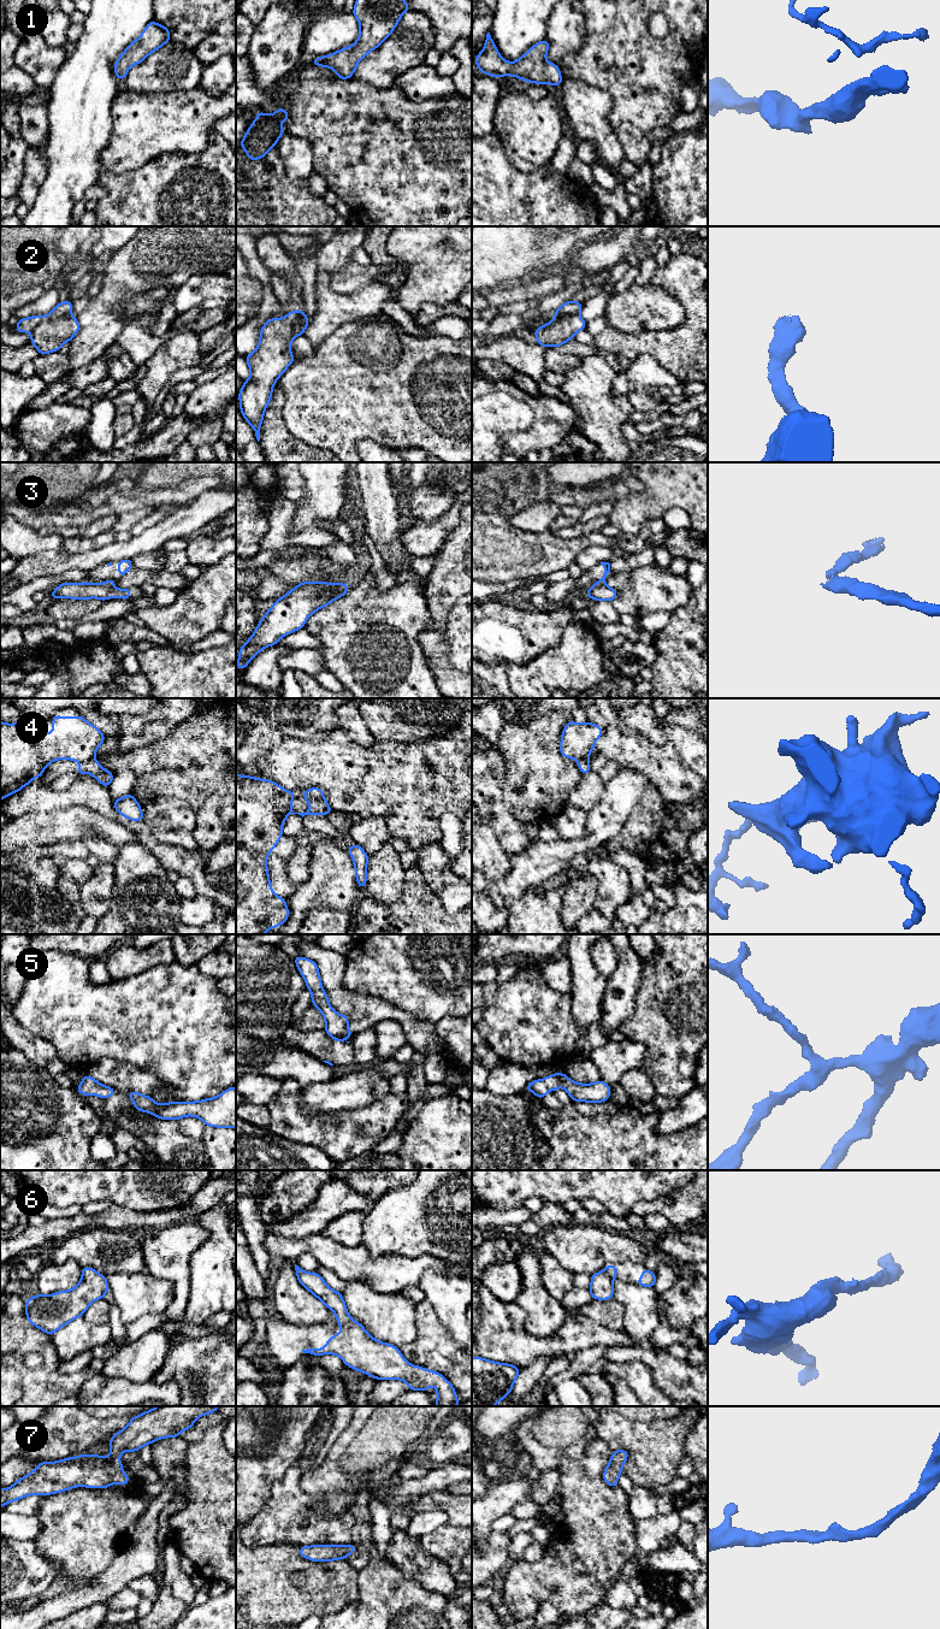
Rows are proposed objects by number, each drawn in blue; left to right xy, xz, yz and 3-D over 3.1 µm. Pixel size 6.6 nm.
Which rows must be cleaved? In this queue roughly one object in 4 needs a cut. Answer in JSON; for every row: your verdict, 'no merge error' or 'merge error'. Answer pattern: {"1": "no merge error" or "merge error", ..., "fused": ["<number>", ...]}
{"1": "no merge error", "2": "merge error", "3": "merge error", "4": "merge error", "5": "no merge error", "6": "no merge error", "7": "no merge error", "fused": ["2", "3", "4"]}

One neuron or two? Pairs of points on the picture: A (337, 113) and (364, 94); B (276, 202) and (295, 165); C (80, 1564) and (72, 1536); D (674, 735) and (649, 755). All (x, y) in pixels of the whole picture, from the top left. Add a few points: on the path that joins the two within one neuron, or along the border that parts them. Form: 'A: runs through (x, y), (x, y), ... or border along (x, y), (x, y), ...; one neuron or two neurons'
A: runs through (343, 113), (358, 100); one neuron
B: border along (278, 151), (285, 173), (291, 179), (306, 179); two neurons
C: runs through (80, 1557), (80, 1544); one neuron
D: border along (637, 730), (658, 745), (669, 744), (683, 763); two neurons

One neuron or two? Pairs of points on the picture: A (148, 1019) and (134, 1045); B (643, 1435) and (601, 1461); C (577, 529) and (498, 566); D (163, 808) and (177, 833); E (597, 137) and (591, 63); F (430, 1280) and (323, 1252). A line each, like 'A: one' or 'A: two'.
A: one
B: two
C: two
D: one
E: two
F: two

